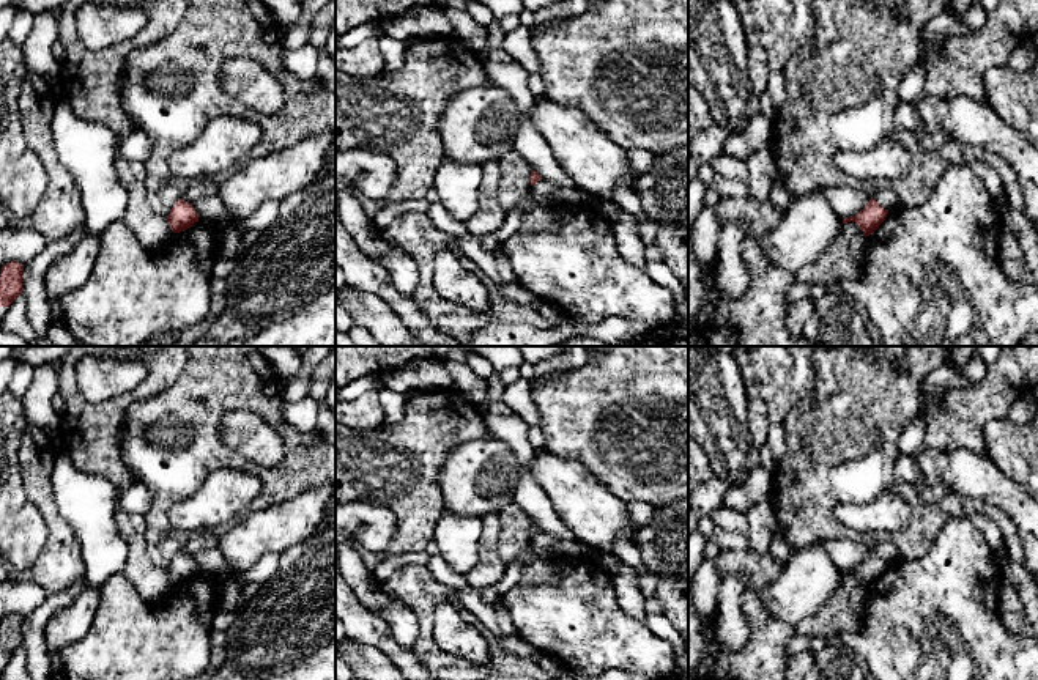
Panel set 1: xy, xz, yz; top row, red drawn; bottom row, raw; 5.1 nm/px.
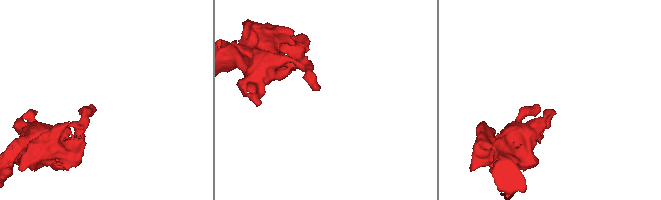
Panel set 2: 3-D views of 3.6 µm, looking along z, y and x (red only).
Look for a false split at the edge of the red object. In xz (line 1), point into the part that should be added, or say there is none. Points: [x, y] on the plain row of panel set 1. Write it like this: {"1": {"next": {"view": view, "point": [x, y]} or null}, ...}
{"1": {"next": null}}

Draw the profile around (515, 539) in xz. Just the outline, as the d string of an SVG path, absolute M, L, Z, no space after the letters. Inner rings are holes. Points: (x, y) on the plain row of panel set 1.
M515 502L499 512L499 521L499 556L509 567L512 562L529 556L534 521Z

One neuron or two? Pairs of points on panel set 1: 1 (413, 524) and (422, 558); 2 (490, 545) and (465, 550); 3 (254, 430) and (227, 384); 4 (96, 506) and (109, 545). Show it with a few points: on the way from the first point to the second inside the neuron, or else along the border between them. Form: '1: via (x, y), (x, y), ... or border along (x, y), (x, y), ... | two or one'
1: border along (424, 550), (392, 554), (385, 561) | two
2: border along (481, 518), (478, 562), (465, 575) | two
3: border along (218, 421), (227, 411), (251, 410), (274, 430) | two
4: via (96, 515), (96, 532), (100, 535) | one

